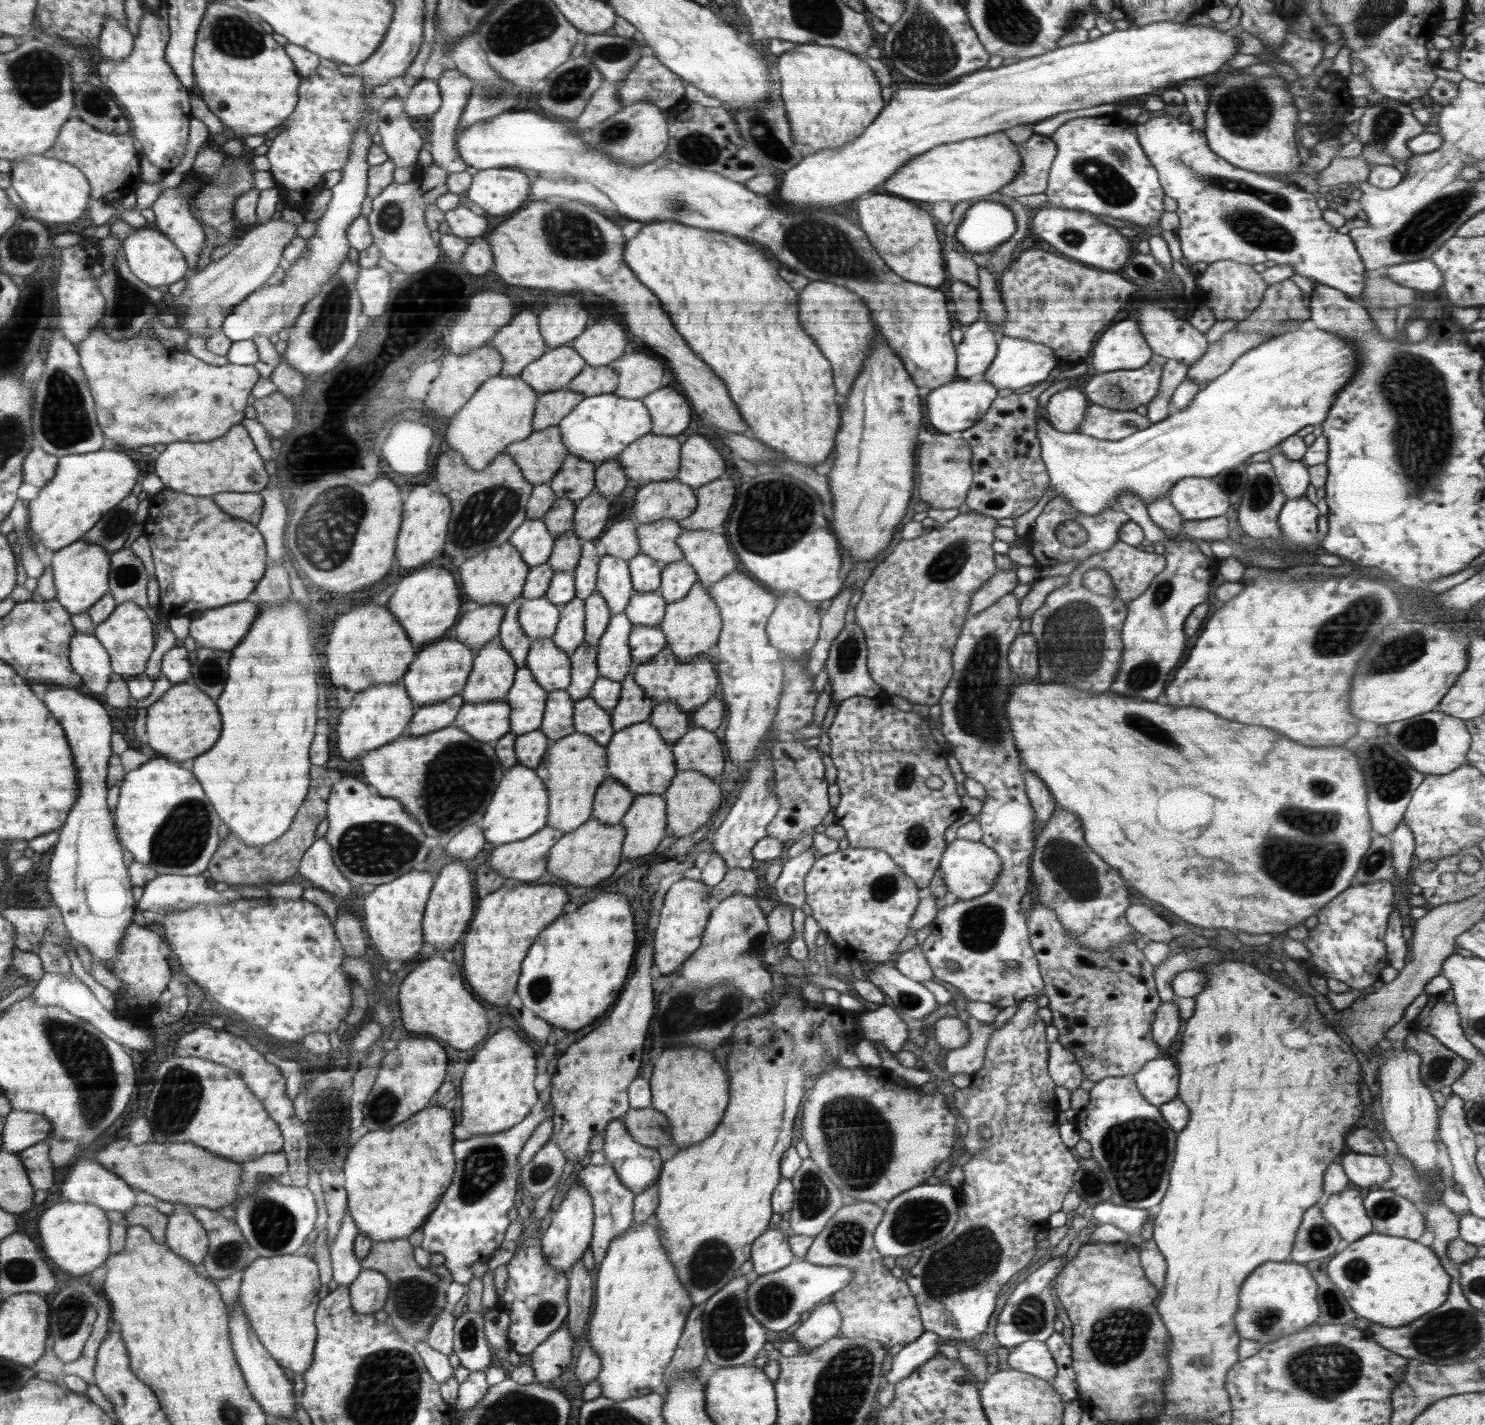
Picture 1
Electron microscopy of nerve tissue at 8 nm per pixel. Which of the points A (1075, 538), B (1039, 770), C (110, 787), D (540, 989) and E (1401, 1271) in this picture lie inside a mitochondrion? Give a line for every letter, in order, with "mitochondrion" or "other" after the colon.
A: mitochondrion
B: other
C: other
D: mitochondrion
E: other

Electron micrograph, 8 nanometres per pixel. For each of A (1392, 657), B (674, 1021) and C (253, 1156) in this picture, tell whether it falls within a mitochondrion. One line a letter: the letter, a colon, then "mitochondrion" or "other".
A: mitochondrion
B: mitochondrion
C: other

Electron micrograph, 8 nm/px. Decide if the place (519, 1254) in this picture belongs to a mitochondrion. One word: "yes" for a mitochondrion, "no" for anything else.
no

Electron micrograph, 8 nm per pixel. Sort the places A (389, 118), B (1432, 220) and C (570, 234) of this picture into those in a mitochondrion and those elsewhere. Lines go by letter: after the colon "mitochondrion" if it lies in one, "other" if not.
A: mitochondrion
B: mitochondrion
C: mitochondrion

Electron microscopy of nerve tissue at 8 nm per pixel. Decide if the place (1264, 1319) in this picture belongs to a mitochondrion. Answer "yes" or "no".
yes

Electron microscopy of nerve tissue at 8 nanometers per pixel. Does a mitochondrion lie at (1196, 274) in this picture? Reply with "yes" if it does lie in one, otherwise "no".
no

